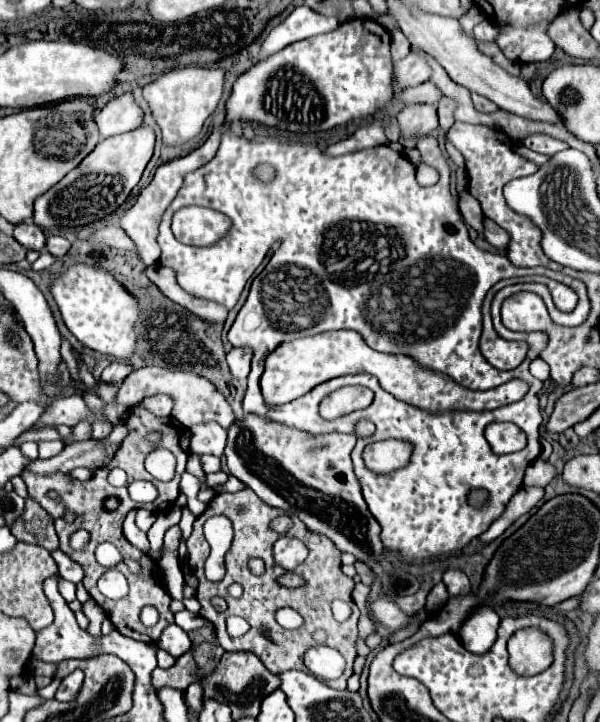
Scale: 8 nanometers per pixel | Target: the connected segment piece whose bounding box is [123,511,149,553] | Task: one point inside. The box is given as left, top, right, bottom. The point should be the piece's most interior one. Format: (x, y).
(136, 536)

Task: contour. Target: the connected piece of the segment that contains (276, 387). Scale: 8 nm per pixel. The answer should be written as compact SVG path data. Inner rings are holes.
M325 331L313 337L295 339L289 343L279 345L265 361L265 373L261 377L261 391L267 403L271 405L283 405L289 403L307 391L311 391L315 385L329 381L333 377L341 375L353 375L353 373L371 373L379 379L381 387L395 395L401 401L413 403L421 409L429 411L443 411L443 409L471 409L471 411L485 411L485 409L497 409L499 406L515 403L523 399L529 391L529 383L521 379L512 379L509 382L489 389L489 391L469 391L461 385L457 385L451 377L445 373L433 371L429 367L419 365L413 357L407 355L391 355L391 353L379 353L373 351L359 333L355 331Z

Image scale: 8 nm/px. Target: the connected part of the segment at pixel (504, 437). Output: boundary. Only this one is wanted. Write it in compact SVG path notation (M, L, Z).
M491 423L485 429L485 437L487 437L491 449L499 455L515 453L527 445L525 433L513 423Z

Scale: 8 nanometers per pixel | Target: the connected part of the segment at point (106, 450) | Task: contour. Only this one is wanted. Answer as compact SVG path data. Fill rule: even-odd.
M89 439L81 443L67 445L59 455L51 459L35 459L25 469L35 475L53 475L53 473L71 473L75 467L93 467L103 465L115 453L117 445L103 447L99 441Z

